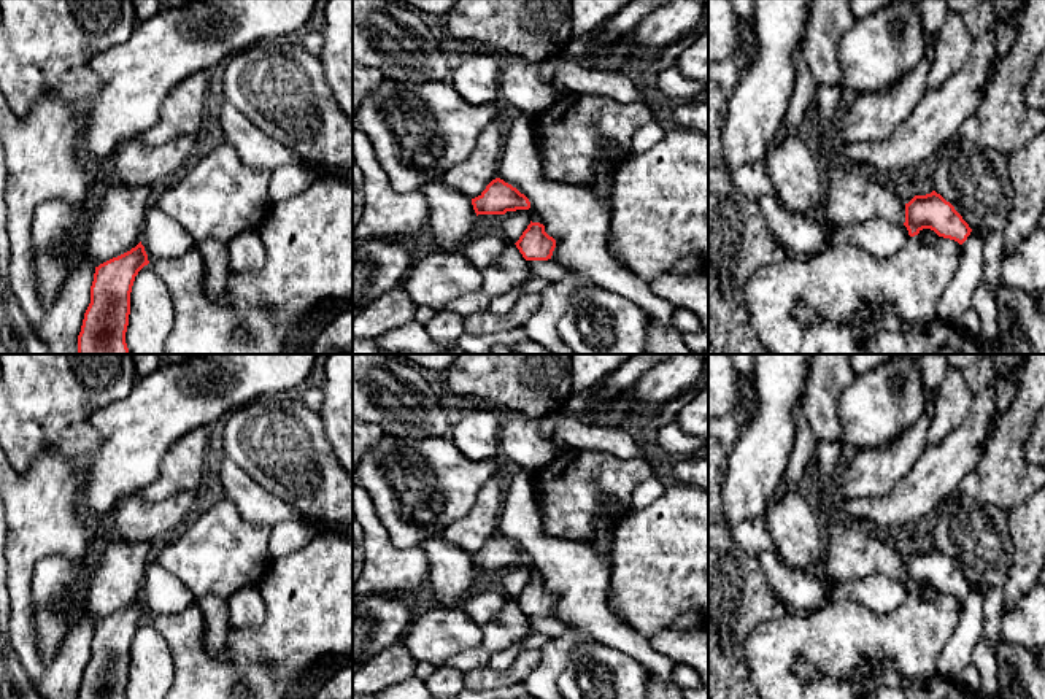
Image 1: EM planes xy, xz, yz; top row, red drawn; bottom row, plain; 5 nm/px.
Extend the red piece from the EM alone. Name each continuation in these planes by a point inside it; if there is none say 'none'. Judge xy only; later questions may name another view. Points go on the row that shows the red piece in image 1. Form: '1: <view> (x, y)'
none

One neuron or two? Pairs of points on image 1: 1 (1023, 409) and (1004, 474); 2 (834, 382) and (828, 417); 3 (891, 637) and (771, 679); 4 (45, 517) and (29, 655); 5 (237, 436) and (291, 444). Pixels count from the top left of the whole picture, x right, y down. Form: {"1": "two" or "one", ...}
{"1": "one", "2": "one", "3": "one", "4": "one", "5": "one"}

